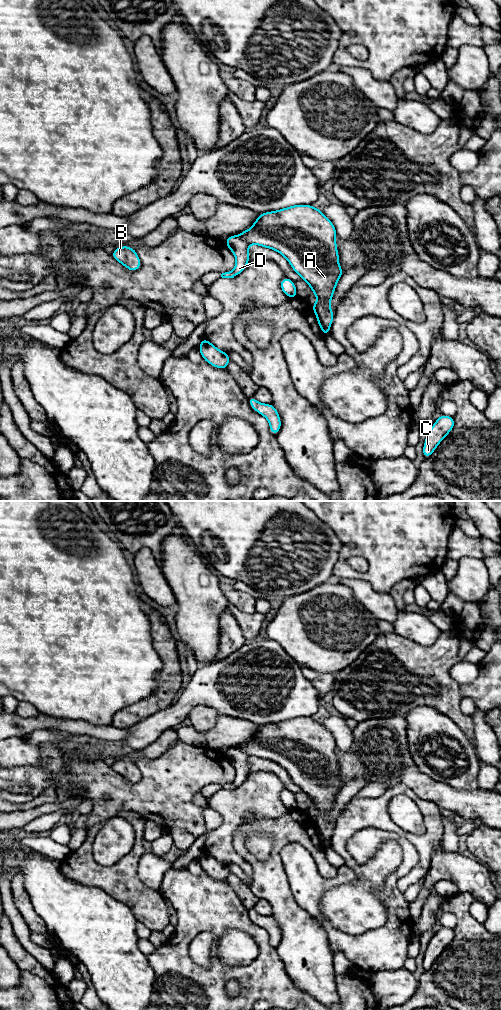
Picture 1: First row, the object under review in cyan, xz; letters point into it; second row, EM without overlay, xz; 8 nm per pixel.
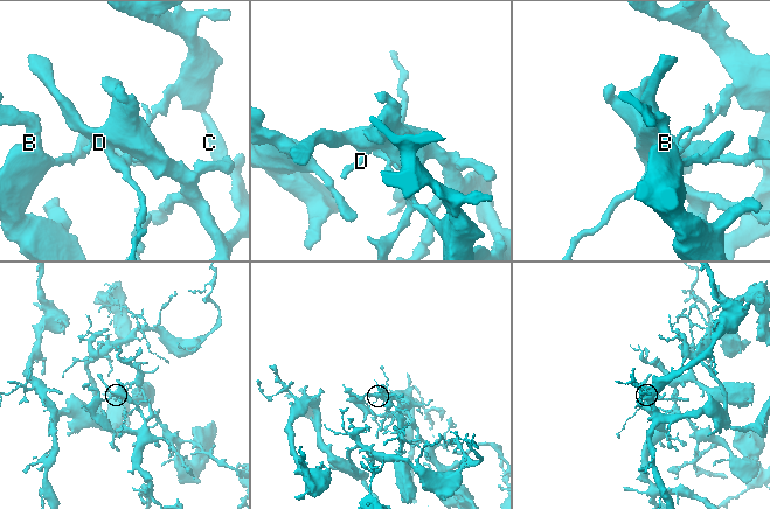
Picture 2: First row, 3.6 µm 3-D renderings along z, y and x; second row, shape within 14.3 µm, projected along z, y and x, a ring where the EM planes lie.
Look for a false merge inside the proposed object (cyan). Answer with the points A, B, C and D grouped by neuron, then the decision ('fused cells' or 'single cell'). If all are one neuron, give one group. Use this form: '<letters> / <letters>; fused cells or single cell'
A B C D; single cell

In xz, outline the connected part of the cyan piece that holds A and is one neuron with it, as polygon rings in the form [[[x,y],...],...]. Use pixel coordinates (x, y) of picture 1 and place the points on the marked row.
[[[294,205],[259,215],[252,227],[238,236],[229,236],[225,243],[236,258],[236,266],[232,271],[221,274],[222,278],[234,278],[249,263],[249,245],[255,244],[273,249],[283,255],[293,270],[311,287],[318,301],[312,304],[318,324],[324,336],[329,335],[334,312],[329,305],[335,287],[344,274],[339,265],[339,254],[336,245],[336,228],[320,209],[312,205]]]

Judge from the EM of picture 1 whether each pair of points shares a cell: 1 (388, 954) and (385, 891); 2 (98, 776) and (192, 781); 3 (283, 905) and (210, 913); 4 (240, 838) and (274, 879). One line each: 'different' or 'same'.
1: same
2: same
3: different
4: same

